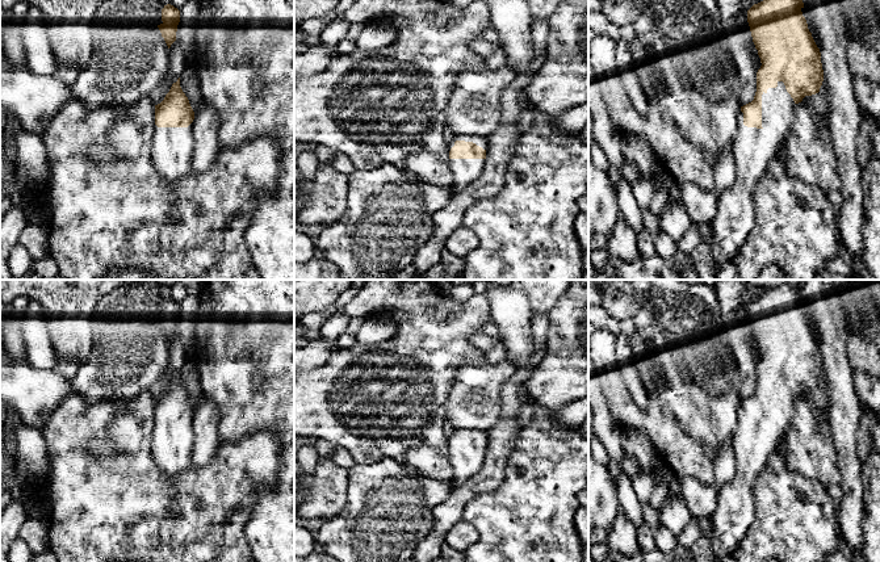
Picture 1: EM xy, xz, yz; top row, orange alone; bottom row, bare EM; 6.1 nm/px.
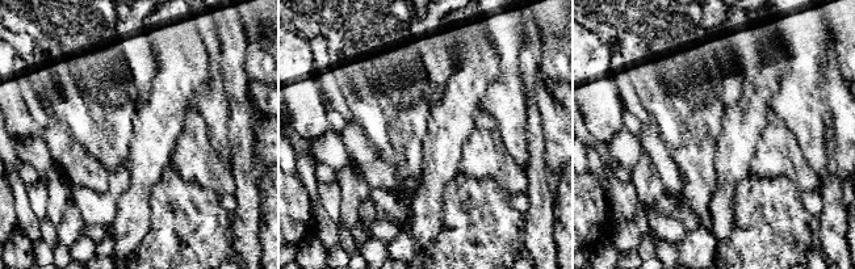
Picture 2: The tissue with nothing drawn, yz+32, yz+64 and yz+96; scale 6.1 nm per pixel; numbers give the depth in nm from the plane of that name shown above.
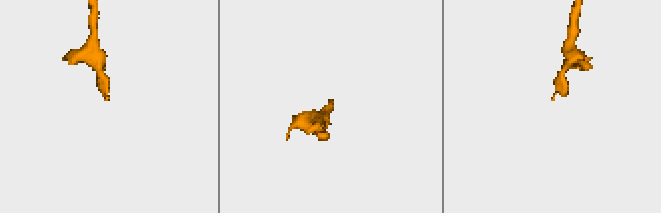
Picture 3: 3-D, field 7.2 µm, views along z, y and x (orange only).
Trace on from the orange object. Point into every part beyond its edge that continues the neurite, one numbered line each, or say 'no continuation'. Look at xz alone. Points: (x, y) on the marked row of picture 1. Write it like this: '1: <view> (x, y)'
1: xz (480, 141)

